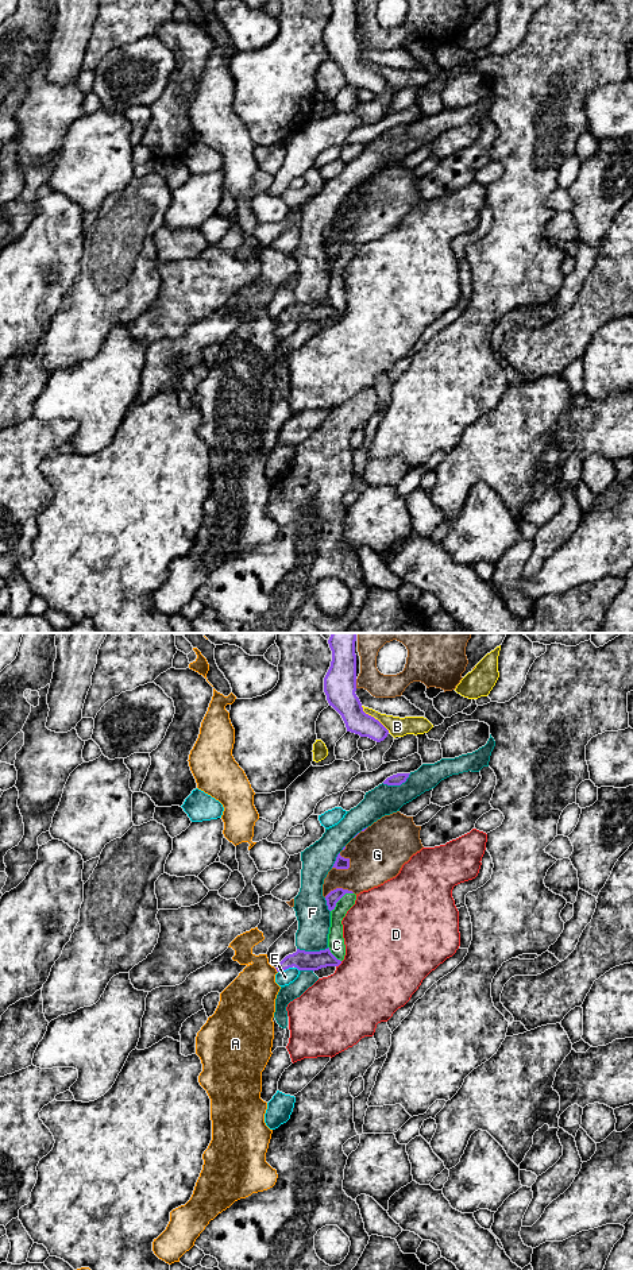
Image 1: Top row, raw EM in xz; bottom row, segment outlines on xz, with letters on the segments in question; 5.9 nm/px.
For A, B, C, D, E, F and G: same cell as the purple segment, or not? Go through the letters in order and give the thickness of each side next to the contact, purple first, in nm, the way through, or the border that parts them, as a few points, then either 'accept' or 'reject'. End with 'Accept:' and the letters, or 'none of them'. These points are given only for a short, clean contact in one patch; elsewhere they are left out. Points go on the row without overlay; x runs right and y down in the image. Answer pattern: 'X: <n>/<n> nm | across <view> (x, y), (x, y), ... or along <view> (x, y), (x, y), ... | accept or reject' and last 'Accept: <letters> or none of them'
A: 120/320 nm | reject
B: 180/120 nm | along xz (361, 58), (389, 84) | reject
C: 80/100 nm | along xz (352, 244), (347, 244), (331, 263) | reject
D: 120/460 nm | reject
E: 120/90 nm | reject
F: 120/200 nm | reject
G: 70/320 nm | reject
Accept: none of them

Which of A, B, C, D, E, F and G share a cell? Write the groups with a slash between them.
A / B / C / D / E / F / G

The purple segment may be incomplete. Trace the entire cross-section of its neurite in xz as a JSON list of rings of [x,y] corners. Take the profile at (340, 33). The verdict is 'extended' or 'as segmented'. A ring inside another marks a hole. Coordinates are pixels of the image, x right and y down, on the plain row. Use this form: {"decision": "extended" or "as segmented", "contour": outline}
{"decision": "as segmented", "contour": [[[331,0],[332,13],[324,30],[324,45],[329,58],[343,70],[347,84],[383,93],[389,82],[374,69],[363,63],[356,49],[355,0]]]}

